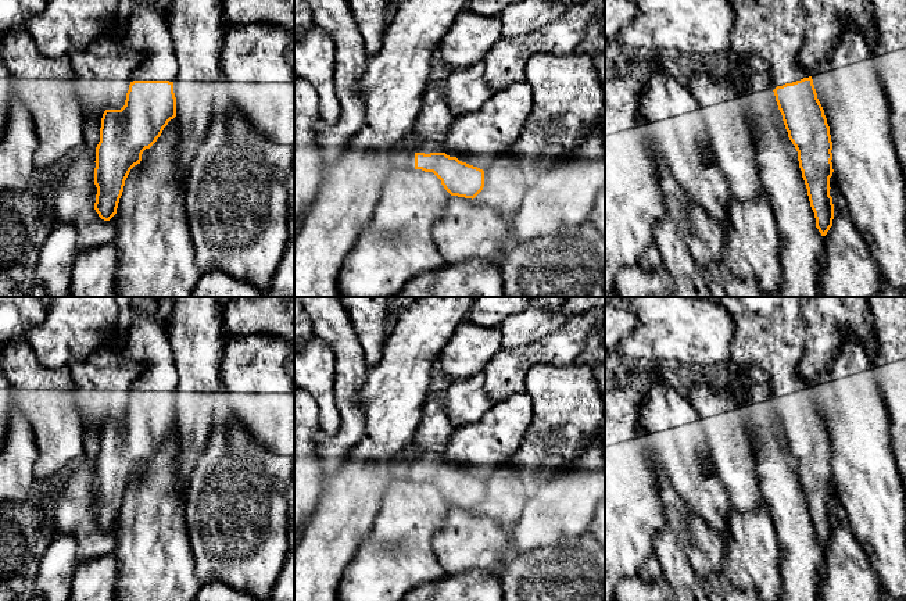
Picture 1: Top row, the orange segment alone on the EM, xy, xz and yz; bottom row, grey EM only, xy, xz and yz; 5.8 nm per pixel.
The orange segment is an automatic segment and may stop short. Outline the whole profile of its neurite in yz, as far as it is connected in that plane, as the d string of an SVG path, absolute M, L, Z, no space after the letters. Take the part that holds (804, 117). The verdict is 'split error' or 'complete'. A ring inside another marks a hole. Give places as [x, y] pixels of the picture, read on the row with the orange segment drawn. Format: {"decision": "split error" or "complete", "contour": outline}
{"decision": "split error", "contour": "M728 0L735 12L731 29L731 51L738 56L760 56L769 68L778 110L788 137L798 151L799 168L805 180L816 228L826 236L832 226L834 204L830 196L832 176L832 142L824 110L817 99L813 79L799 61L798 54L806 35L802 0Z"}

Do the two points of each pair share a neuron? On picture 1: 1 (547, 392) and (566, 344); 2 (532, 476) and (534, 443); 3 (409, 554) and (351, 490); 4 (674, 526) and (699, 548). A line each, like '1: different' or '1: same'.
1: different
2: same
3: different
4: different

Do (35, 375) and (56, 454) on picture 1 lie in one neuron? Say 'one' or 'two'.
one

